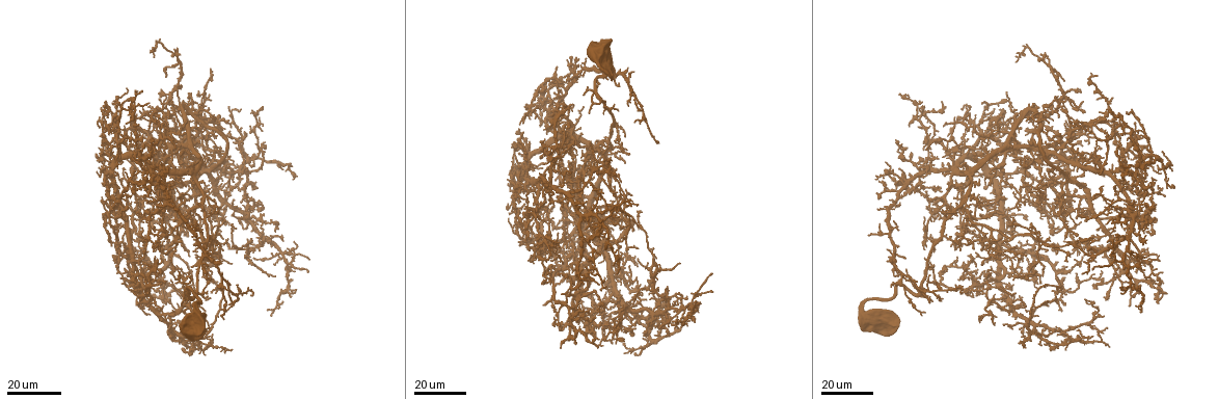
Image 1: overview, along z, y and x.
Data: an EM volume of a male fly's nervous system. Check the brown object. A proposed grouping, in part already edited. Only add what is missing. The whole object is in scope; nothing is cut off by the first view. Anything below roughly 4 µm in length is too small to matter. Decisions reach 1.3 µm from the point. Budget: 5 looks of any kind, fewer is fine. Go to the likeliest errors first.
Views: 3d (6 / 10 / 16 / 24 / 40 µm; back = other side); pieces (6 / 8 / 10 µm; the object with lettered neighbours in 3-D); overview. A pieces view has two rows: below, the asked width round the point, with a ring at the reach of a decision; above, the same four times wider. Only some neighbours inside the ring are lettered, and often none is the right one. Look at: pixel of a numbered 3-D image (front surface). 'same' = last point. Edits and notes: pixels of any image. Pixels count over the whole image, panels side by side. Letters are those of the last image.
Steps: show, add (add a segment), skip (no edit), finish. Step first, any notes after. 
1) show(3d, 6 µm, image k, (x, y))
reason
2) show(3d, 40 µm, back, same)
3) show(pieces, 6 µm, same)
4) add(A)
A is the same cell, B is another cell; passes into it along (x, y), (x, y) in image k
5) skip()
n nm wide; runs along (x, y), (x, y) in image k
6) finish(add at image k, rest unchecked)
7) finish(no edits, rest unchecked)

show(3d, 24 µm, image 1, (541, 208))
branch stops here

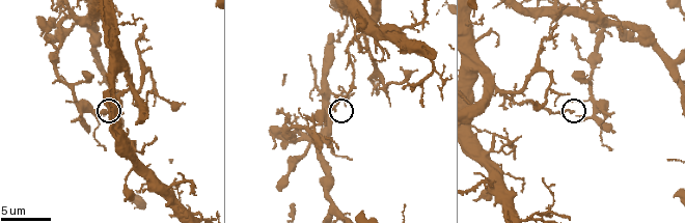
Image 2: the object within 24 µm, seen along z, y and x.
show(pieces, 10 µm, image 2, (572, 112))

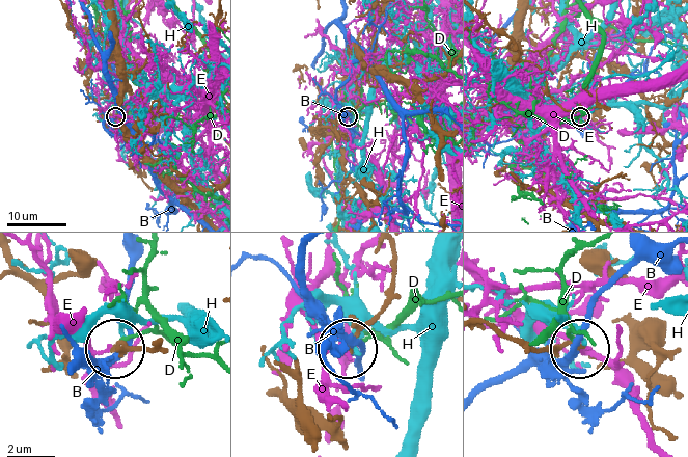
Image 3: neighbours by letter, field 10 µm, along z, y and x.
skip()
B, D, E and H are other cells; none of them fits

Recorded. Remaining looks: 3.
show(3d, 24 µm, image 1, (1024, 182))
free end

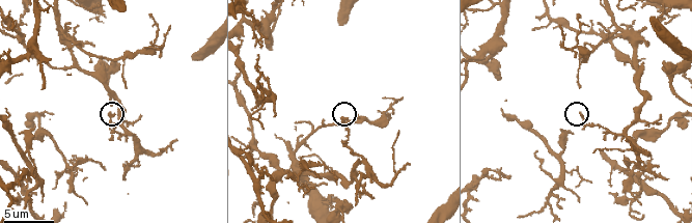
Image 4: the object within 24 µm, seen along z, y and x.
show(pieces, 8 µm, image 4, (108, 115))

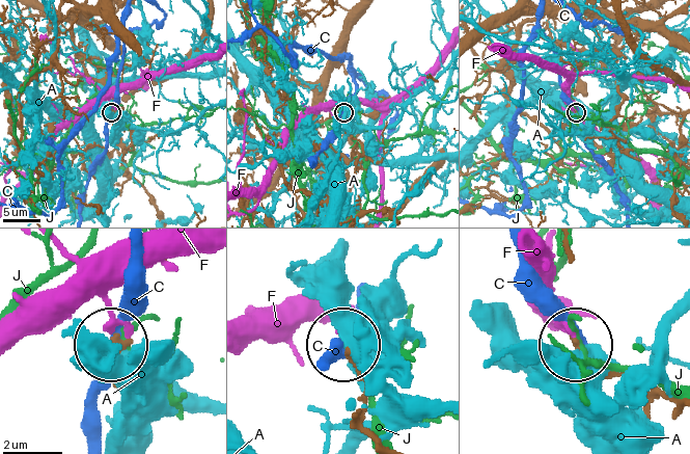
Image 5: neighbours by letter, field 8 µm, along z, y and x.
skip()
190 nm wide; A, C, F and J are other cells; runs along (672, 400), (605, 370), (578, 345) in image 5; none of them fits

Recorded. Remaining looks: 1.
finish(no edits, rest unchecked)

